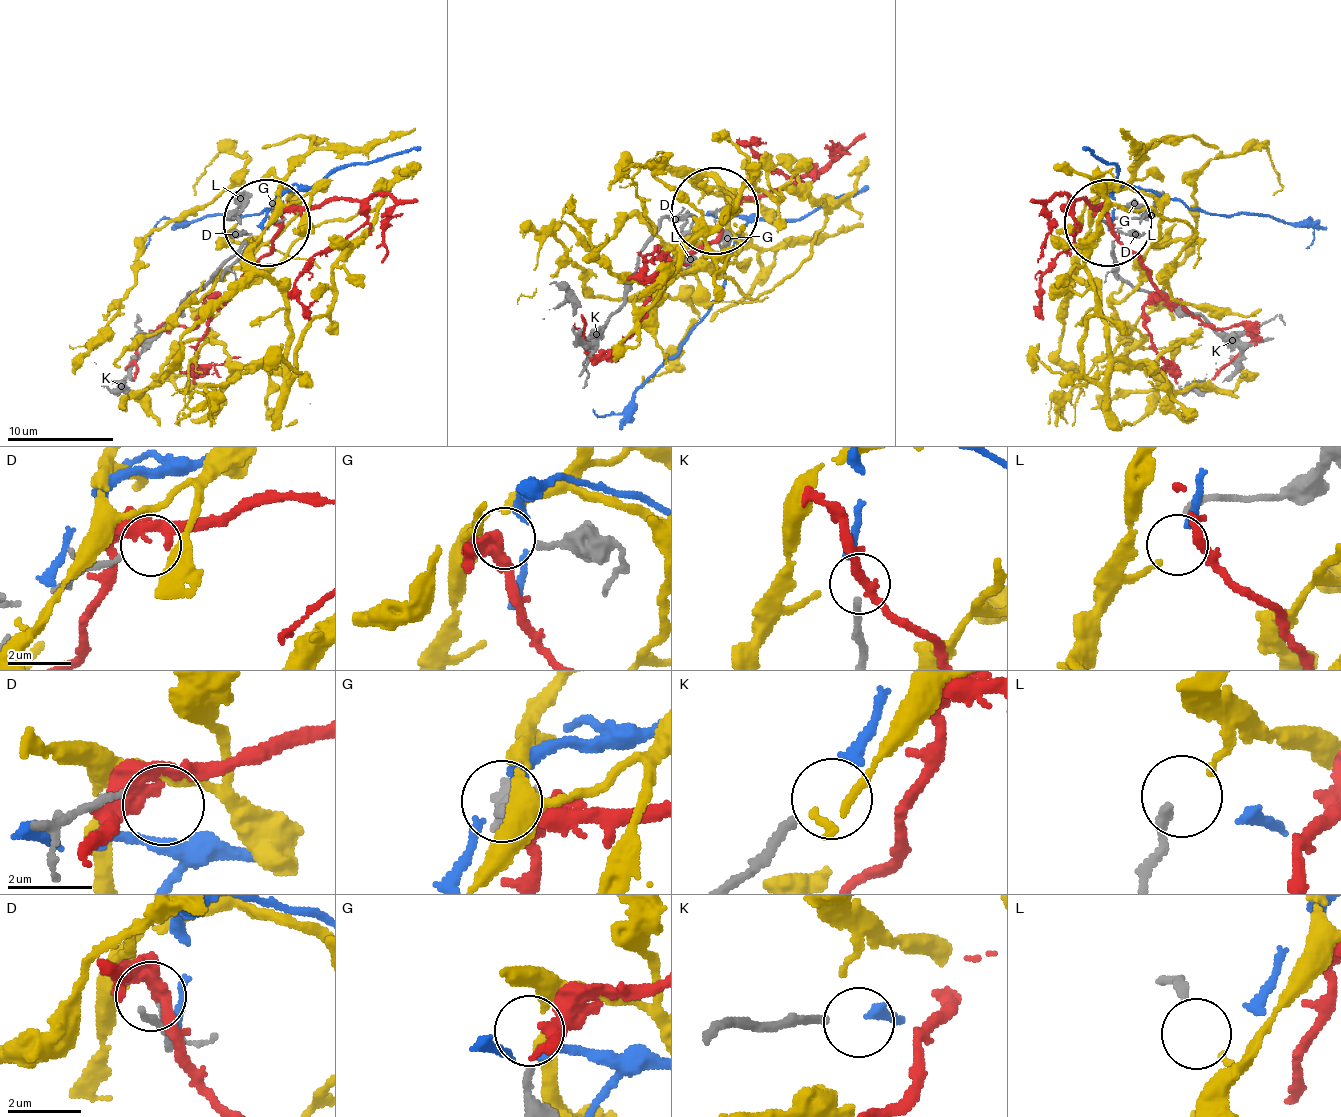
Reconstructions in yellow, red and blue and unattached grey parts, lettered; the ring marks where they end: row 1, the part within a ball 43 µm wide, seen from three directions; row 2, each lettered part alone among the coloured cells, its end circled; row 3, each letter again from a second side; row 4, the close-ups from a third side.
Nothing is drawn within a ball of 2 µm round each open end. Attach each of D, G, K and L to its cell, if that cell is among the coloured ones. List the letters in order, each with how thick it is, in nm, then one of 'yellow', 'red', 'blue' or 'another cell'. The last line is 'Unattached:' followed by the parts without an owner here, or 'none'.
D: 160 nm | another cell
G: 200 nm | red
K: 240 nm | blue
L: 240 nm | yellow
Unattached: D

